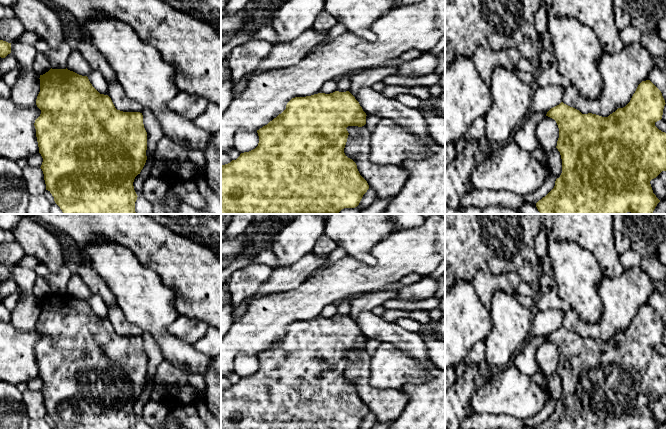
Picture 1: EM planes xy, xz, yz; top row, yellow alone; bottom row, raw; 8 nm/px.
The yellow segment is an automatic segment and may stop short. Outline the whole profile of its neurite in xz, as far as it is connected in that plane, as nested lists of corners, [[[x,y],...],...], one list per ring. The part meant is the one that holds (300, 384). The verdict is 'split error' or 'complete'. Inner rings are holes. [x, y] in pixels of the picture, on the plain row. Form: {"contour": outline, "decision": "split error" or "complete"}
{"contour": [[[335,315],[330,318],[318,317],[306,321],[292,322],[281,338],[257,354],[259,367],[255,373],[241,377],[236,384],[221,389],[221,429],[359,429],[363,419],[369,413],[369,409],[360,399],[356,387],[345,379],[344,372],[349,359],[346,352],[348,350],[364,350],[366,340],[359,326],[349,315]]], "decision": "complete"}

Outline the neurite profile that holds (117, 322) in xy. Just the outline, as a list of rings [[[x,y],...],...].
[[[118,306],[109,308],[108,320],[111,322],[115,332],[123,336],[140,336],[143,335],[143,330],[137,325],[126,320],[123,312]]]

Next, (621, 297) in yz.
[[[639,266],[625,269],[617,278],[602,277],[598,283],[603,307],[600,320],[595,324],[586,323],[570,310],[565,312],[562,326],[582,338],[608,341],[630,326],[638,309],[649,304],[654,290],[653,281]]]

